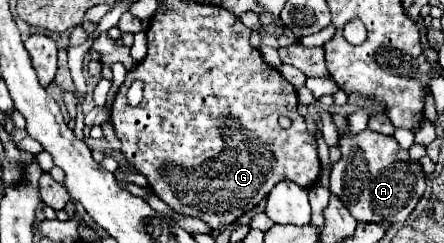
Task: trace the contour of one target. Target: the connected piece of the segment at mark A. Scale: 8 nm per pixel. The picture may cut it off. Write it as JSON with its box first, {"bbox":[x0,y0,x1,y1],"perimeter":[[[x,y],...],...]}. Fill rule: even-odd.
{"bbox":[330,128,426,222],"perimeter":[[[370,128],[342,136],[342,158],[332,166],[330,192],[336,194],[358,222],[404,222],[426,190],[426,174],[394,136],[380,136]]]}

